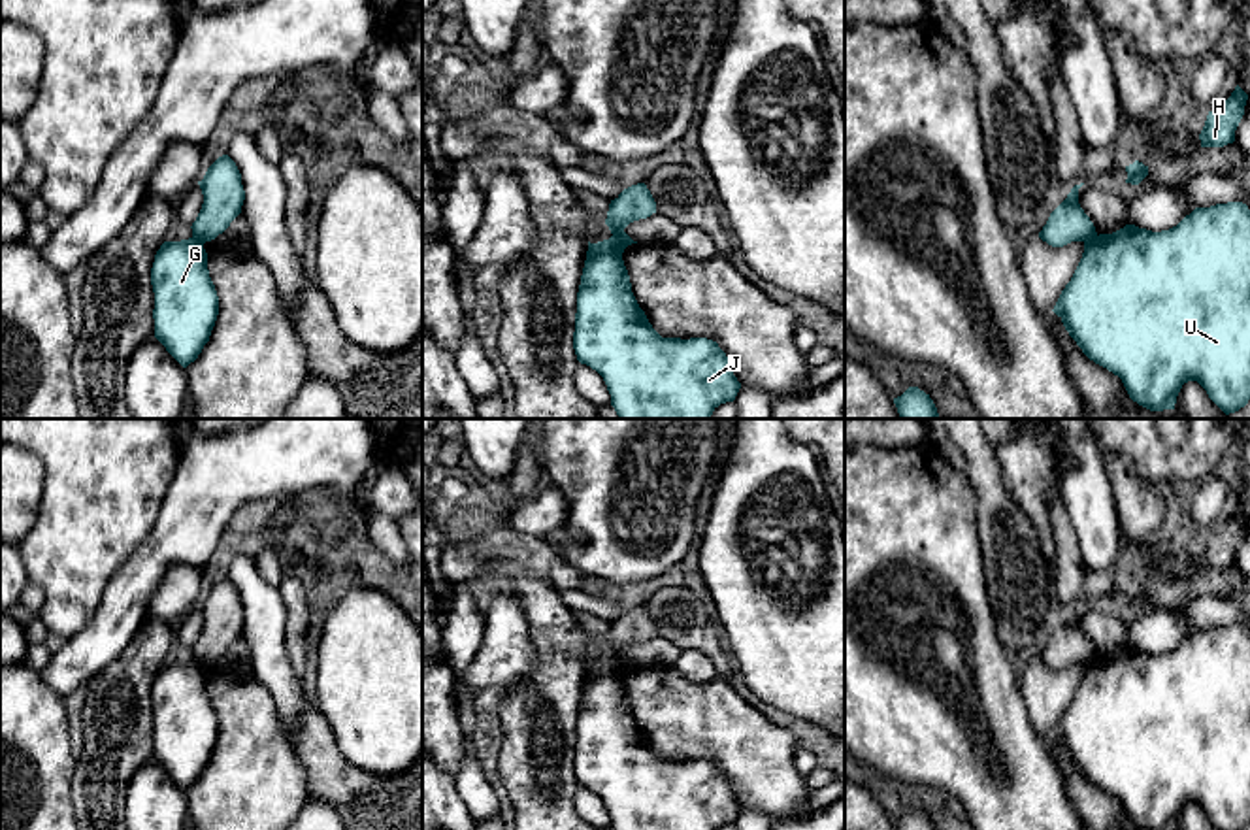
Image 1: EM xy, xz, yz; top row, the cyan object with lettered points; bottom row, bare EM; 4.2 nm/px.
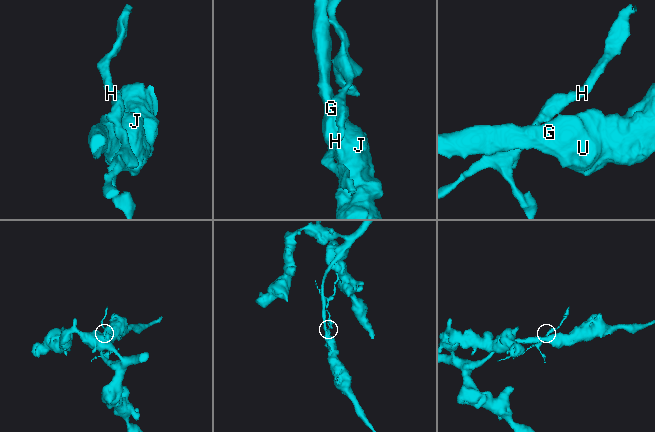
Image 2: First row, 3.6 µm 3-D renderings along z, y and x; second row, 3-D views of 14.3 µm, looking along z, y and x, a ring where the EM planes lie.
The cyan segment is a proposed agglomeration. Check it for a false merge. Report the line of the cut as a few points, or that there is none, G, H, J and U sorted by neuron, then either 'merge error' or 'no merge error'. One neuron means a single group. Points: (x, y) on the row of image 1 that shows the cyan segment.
xz (613, 232), (626, 246) | G J U / H | merge error

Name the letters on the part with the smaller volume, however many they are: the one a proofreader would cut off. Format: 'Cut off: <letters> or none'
Cut off: H

